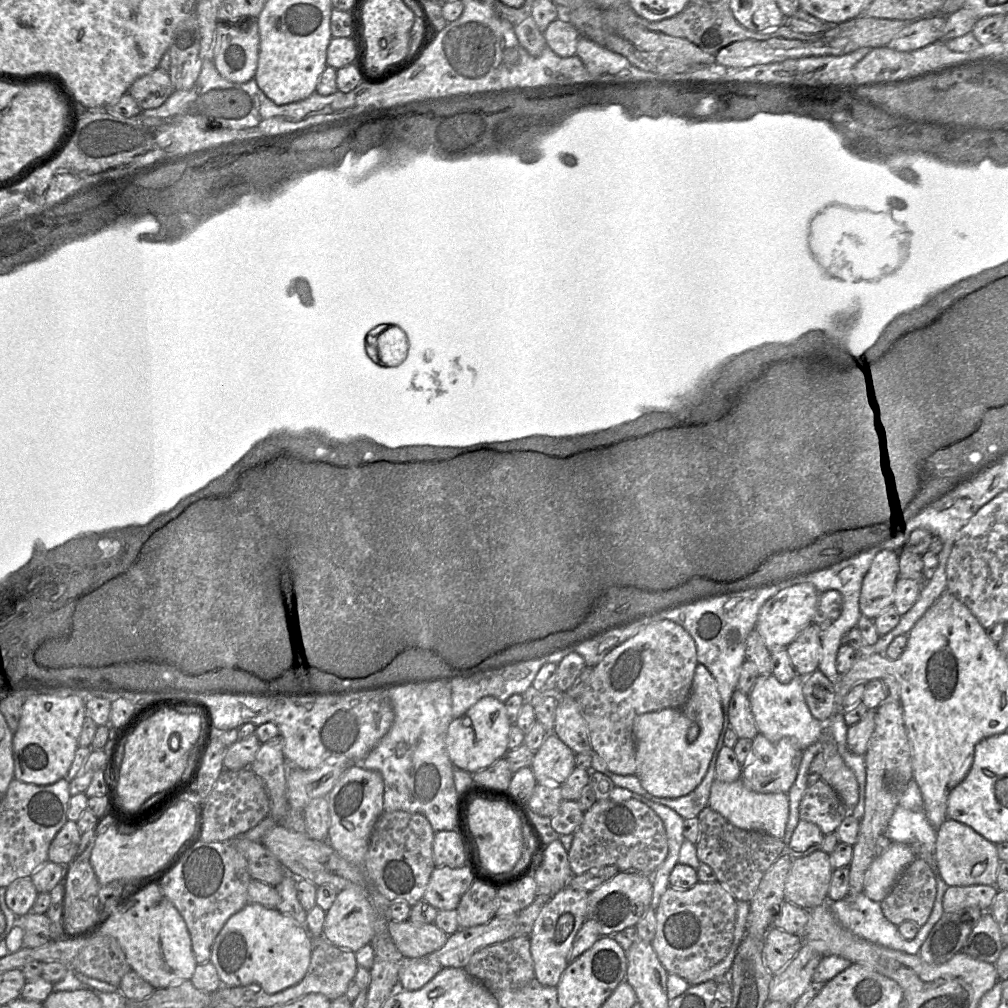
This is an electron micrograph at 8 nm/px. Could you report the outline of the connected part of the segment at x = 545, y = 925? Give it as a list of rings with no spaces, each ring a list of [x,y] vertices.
[[[567,885],[551,897],[538,915],[530,934],[530,952],[535,977],[541,985],[556,987],[568,966],[568,955],[574,938],[587,919],[588,897],[588,892]]]

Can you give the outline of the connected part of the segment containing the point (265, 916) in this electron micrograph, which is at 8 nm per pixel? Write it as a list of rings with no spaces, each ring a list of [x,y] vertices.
[[[248,903],[218,933],[209,962],[215,966],[222,986],[259,985],[263,992],[275,994],[304,978],[310,964],[313,937],[306,927],[277,909]]]

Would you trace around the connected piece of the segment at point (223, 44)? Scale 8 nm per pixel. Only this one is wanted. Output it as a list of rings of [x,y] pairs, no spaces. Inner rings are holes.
[[[256,19],[219,23],[212,60],[219,74],[233,83],[254,79],[259,58]]]

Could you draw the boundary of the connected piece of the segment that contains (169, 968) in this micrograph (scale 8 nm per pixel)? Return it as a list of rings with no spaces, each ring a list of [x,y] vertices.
[[[152,885],[122,900],[99,934],[114,937],[131,970],[155,989],[190,980],[198,965],[185,920],[162,892],[160,885]]]

